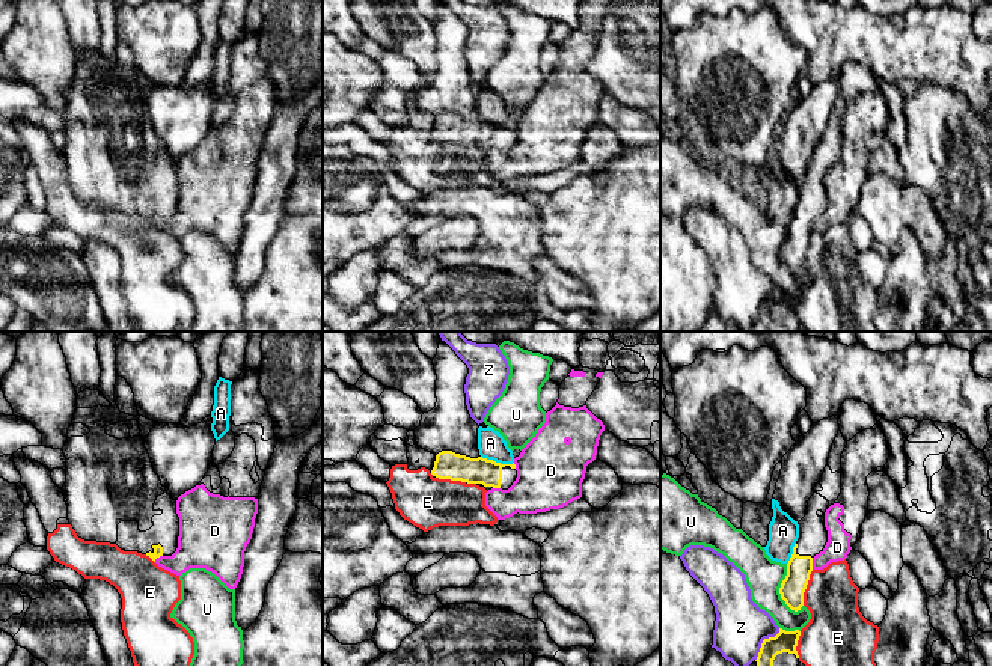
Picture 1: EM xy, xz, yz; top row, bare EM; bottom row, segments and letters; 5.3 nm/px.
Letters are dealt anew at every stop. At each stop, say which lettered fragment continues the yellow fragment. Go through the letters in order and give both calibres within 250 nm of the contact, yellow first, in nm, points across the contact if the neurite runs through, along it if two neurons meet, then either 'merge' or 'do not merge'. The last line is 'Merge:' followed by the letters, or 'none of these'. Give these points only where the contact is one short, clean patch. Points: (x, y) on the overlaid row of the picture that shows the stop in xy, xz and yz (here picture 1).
A: calibres 150 and 140 nm; border xz (481, 455), (501, 463), (513, 463); do not merge
D: calibres 130 and 130 nm; border yz (811, 558), (813, 568); do not merge
E: calibres 130 and 280 nm; do not merge
U: calibres 130 and 190 nm; border yz (786, 564), (786, 577), (780, 588), (780, 597), (796, 612); do not merge
Z: calibres 110 and 280 nm; border yz (780, 629), (774, 636), (763, 641), (756, 660); do not merge
Merge: none of these

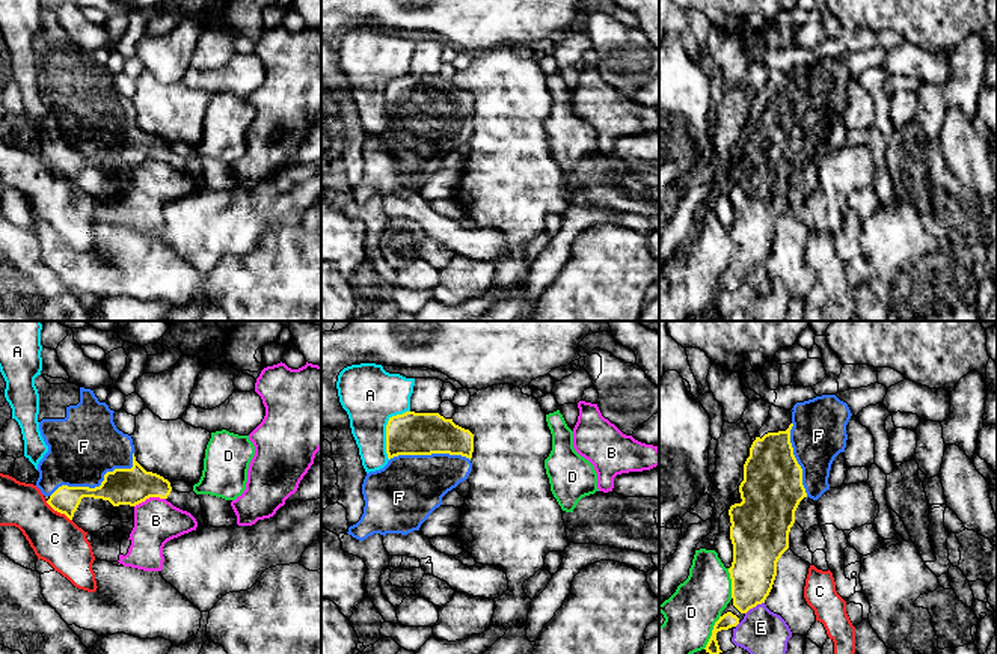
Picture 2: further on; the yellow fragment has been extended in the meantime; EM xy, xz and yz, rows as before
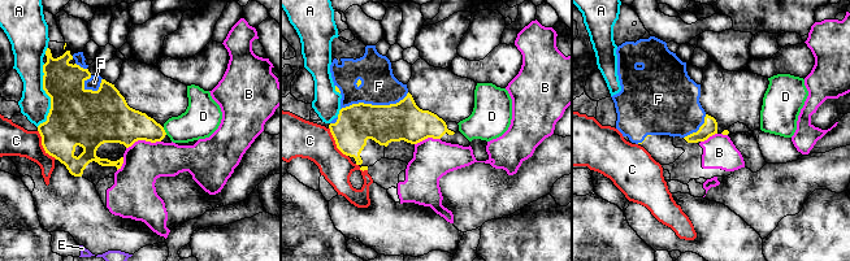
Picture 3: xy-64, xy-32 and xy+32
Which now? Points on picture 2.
A: calibres 220 and 320 nm; do not merge
B: calibres 190 and 240 nm; do not merge
C: calibres 150 and 260 nm; border xy (46, 501), (71, 520); do not merge
D: calibres 80 and 280 nm; do not merge
E: calibres 240 and 240 nm; do not merge
F: calibres 190 and 360 nm; merge
Merge: F

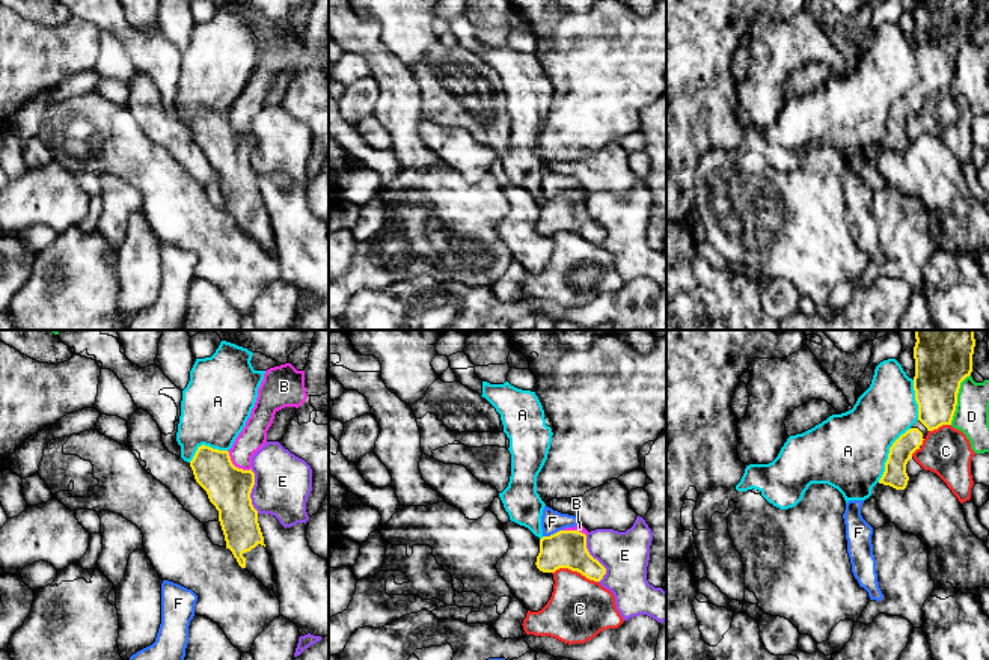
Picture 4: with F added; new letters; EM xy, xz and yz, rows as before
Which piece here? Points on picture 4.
A: calibres 120 and 400 nm; do not merge
B: calibres 240 and 140 nm; border xy (226, 451), (235, 466), (251, 469); do not merge
C: calibres 200 and 320 nm; do not merge
D: calibres 300 and 190 nm; do not merge
E: calibres 200 and 260 nm; border xz (585, 535), (587, 550), (605, 568), (605, 574), (599, 582); do not merge
F: calibres 200 and 120 nm; border xz (557, 531), (543, 537); do not merge
Merge: none of these

